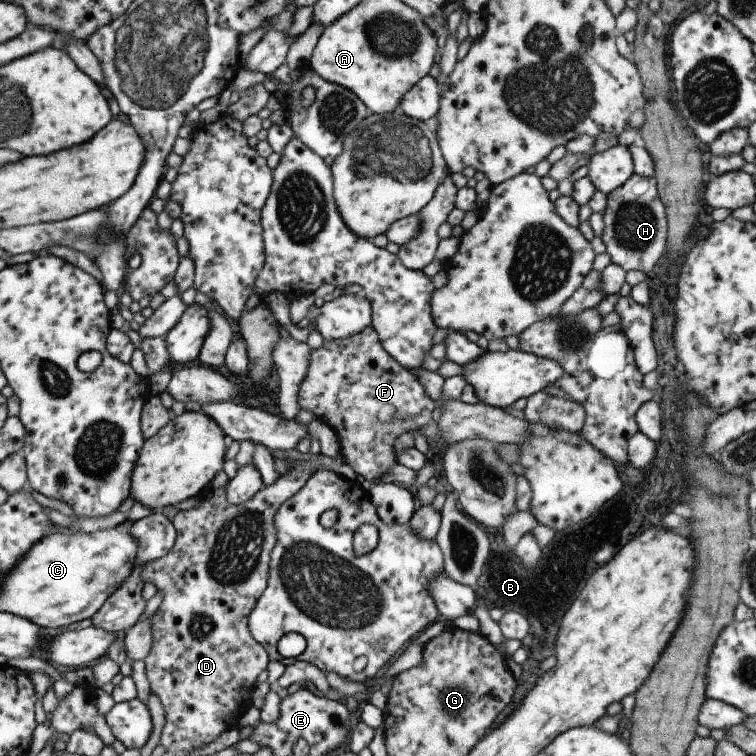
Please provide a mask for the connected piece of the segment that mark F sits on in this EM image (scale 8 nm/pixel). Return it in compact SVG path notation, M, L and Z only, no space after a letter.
M371 326L363 328L353 336L336 340L323 340L319 348L310 349L309 366L305 378L297 386L298 410L303 409L313 414L331 428L337 436L339 452L343 456L343 464L353 474L374 484L387 483L387 472L397 465L393 444L401 434L421 430L431 420L433 401L425 393L419 380L401 367L387 352L382 349L379 338Z

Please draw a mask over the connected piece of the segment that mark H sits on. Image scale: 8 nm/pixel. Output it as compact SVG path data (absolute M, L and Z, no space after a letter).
M635 174L629 176L622 186L606 196L601 216L603 230L599 238L611 264L617 264L624 273L629 270L650 272L664 253L667 235L664 207L658 198L654 178Z

